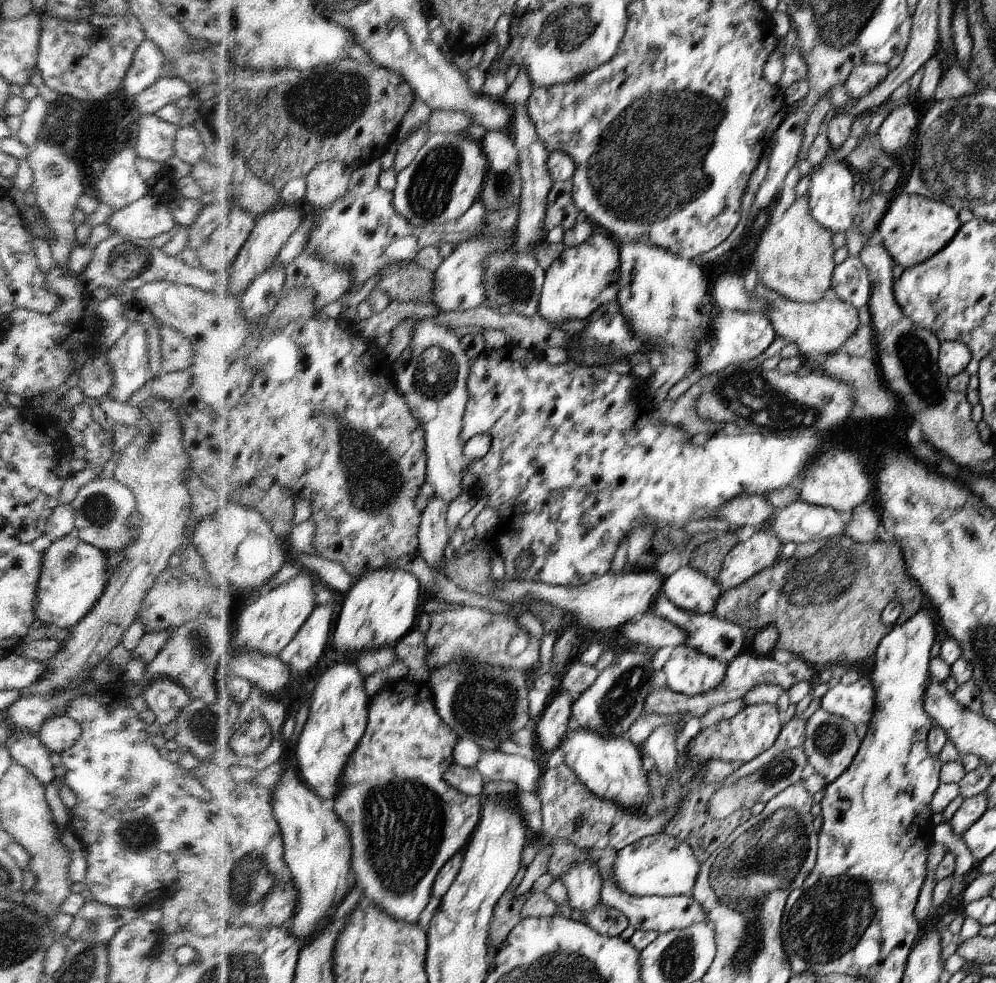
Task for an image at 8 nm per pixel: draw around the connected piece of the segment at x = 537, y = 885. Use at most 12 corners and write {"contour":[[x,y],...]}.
{"contour":[[550,873],[534,881],[522,905],[526,917],[555,915],[557,904],[546,894]]}

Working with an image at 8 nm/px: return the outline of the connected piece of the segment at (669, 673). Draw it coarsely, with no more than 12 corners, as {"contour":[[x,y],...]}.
{"contour":[[684,643],[662,667],[667,687],[716,689],[728,663]]}

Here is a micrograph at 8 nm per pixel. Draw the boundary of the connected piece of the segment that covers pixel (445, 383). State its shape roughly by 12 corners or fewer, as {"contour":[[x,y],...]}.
{"contour":[[419,320],[397,387],[427,430],[429,486],[464,494],[472,358]]}

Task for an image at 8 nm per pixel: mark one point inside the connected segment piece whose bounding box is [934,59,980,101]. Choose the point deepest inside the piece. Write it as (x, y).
(954, 83)

